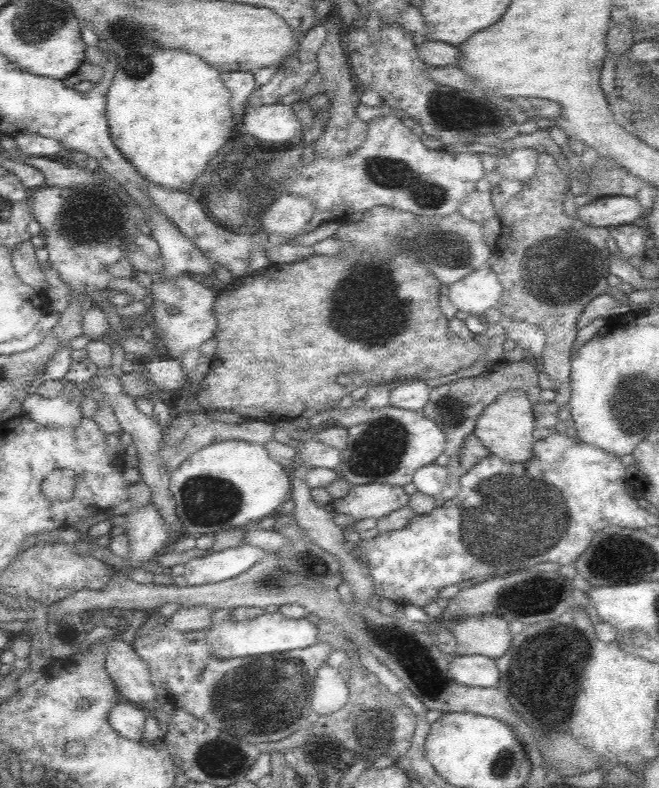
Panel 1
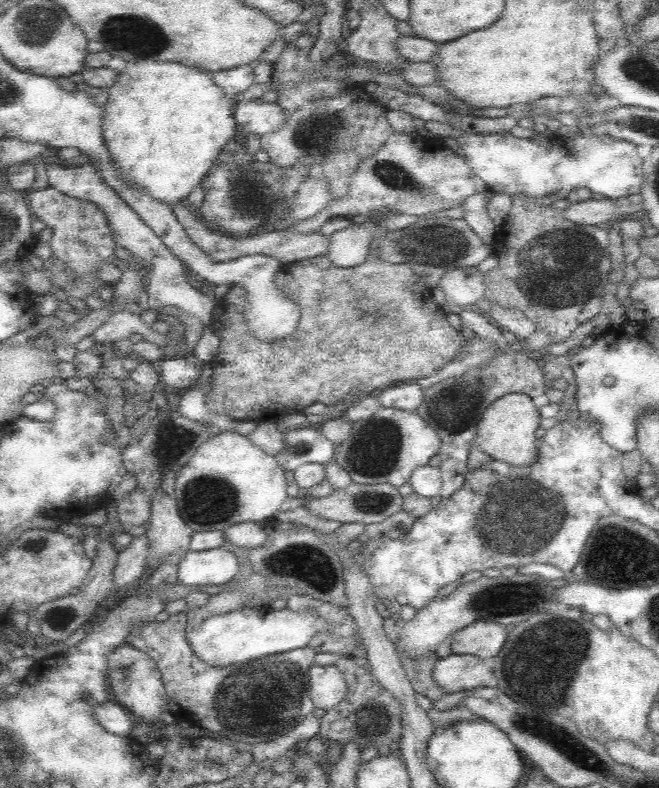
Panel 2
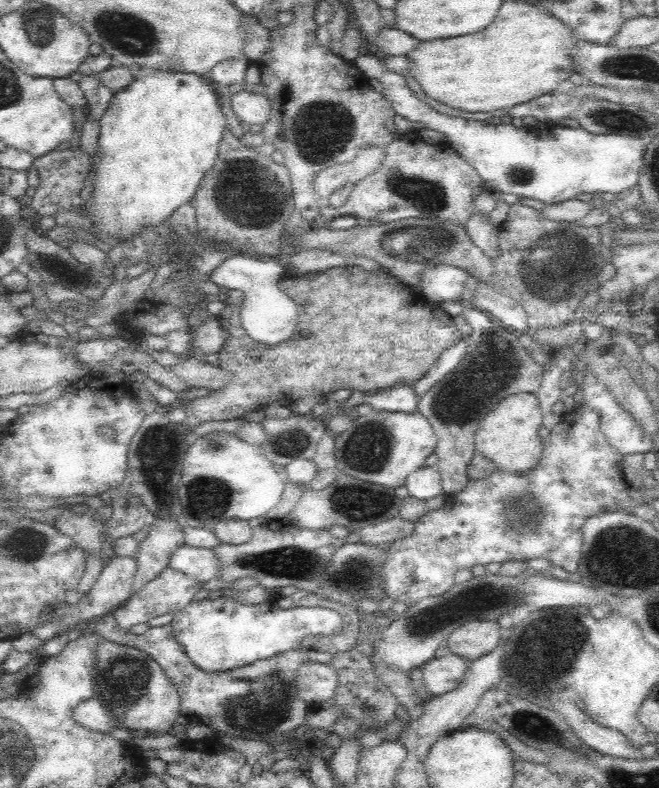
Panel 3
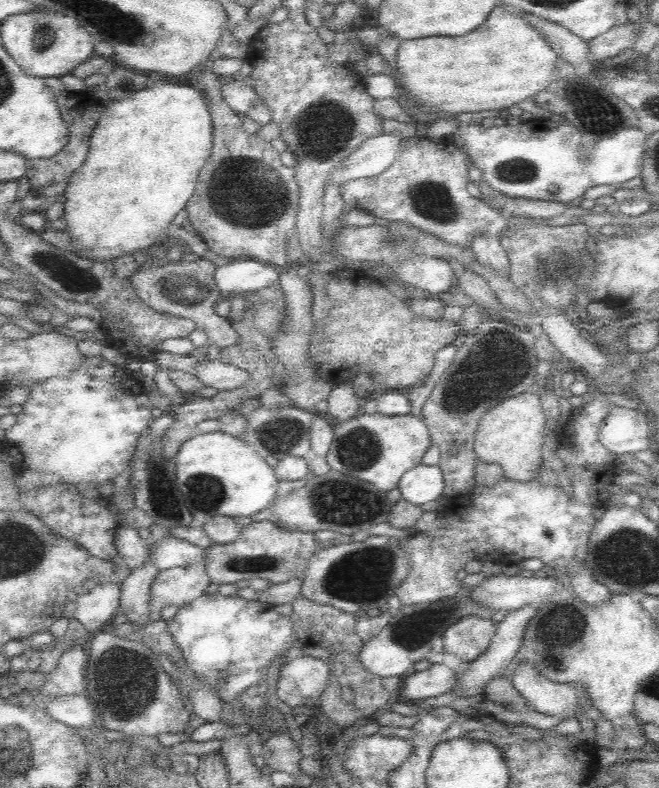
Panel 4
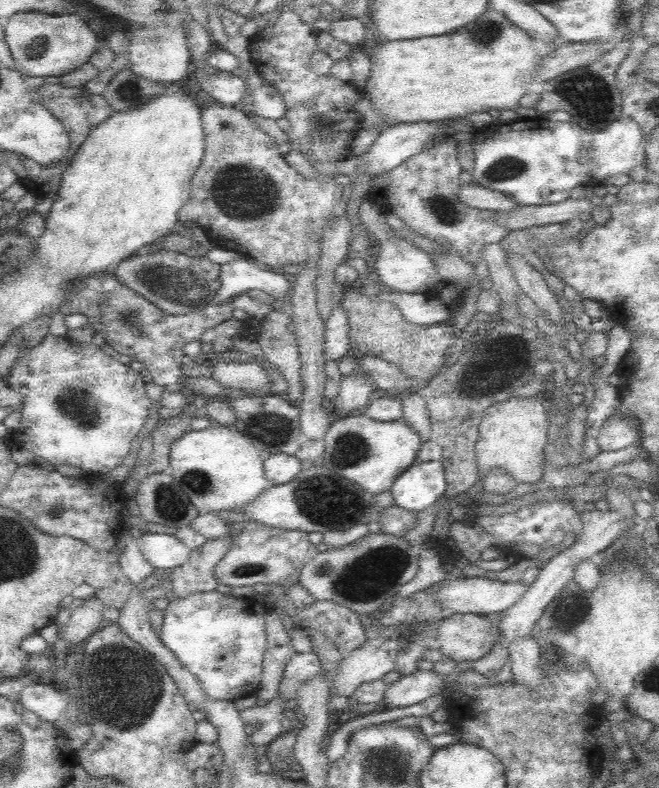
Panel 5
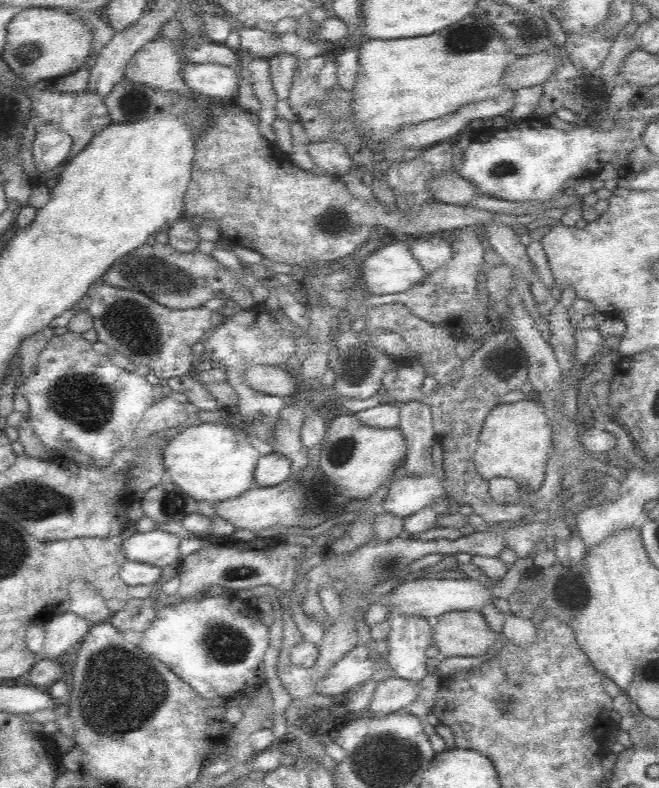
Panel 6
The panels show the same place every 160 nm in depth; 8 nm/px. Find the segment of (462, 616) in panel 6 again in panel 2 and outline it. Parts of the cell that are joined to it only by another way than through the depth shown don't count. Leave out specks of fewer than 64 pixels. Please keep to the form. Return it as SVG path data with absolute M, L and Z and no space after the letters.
M498 622L470 623L451 636L451 652L471 654L484 660L502 650L507 636L505 626Z

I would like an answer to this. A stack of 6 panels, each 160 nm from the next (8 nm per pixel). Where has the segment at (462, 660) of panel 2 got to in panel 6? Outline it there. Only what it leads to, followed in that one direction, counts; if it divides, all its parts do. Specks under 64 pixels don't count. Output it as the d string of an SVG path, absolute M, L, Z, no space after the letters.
M391 674L376 682L368 710L388 714L388 712L398 712L402 708L408 709L416 702L417 693L418 686L416 683Z

